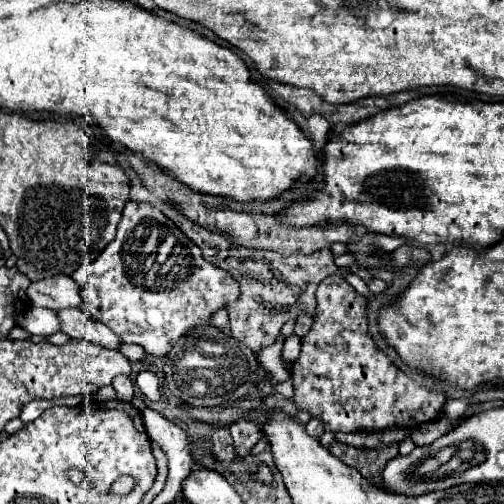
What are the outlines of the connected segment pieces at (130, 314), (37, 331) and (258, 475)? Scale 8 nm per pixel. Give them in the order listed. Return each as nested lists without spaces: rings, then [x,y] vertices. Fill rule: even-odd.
[[[129,201],[129,203],[125,205],[125,209],[123,209],[123,219],[121,219],[121,223],[119,223],[119,227],[117,227],[115,239],[105,247],[105,251],[99,255],[99,259],[95,259],[95,263],[87,263],[87,265],[79,267],[79,269],[73,273],[73,279],[77,281],[79,291],[81,291],[81,297],[83,297],[81,307],[83,307],[85,313],[89,313],[91,319],[95,319],[95,321],[107,325],[115,335],[119,335],[119,339],[123,339],[123,343],[137,343],[137,345],[141,345],[141,347],[143,347],[149,355],[153,355],[153,357],[167,357],[169,351],[173,349],[173,345],[175,345],[183,335],[187,335],[189,331],[193,331],[197,325],[207,327],[207,325],[211,323],[211,317],[213,317],[215,311],[219,311],[219,309],[227,307],[227,303],[233,303],[233,301],[239,299],[239,281],[237,281],[237,279],[233,279],[231,275],[227,275],[225,269],[219,269],[219,267],[207,263],[207,261],[203,259],[203,255],[201,255],[201,249],[199,249],[179,227],[175,227],[157,207],[153,207],[153,205],[149,205],[149,203],[135,203],[135,201]]]
[[[33,307],[31,311],[27,311],[27,315],[23,315],[23,319],[19,319],[19,325],[23,329],[27,329],[33,335],[55,335],[61,333],[61,321],[59,315],[51,309],[37,309]]]
[[[261,463],[251,475],[253,475],[257,481],[263,481],[265,485],[273,485],[273,471],[271,471],[271,467],[267,467],[265,463]]]

